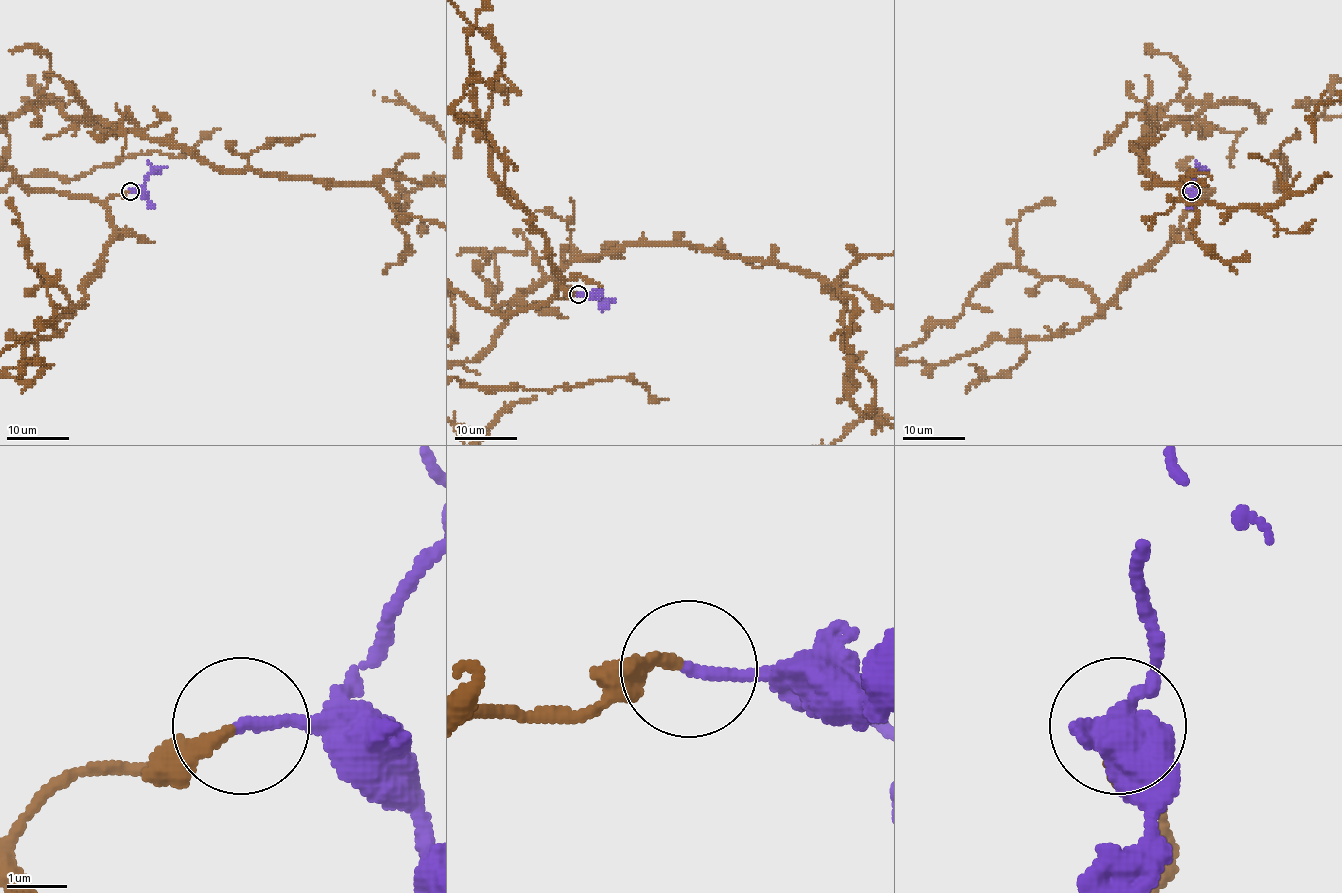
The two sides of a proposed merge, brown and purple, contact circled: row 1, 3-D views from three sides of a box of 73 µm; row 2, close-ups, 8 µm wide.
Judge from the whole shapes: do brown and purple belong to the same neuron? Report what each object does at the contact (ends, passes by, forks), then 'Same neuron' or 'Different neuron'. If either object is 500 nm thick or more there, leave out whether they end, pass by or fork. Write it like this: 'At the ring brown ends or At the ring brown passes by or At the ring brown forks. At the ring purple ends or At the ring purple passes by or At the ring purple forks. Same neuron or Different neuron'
At the ring brown ends. At the ring purple ends. Same neuron

